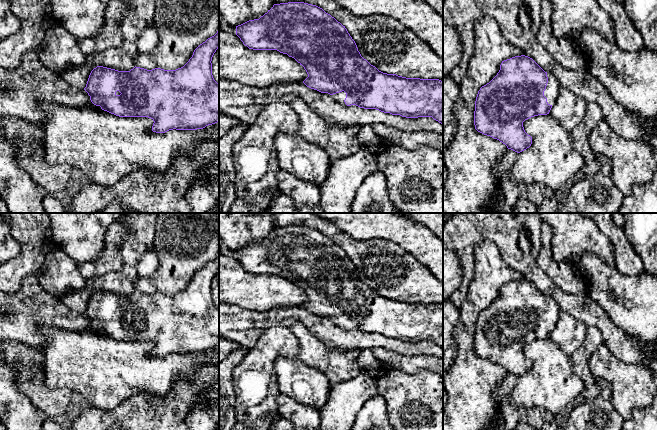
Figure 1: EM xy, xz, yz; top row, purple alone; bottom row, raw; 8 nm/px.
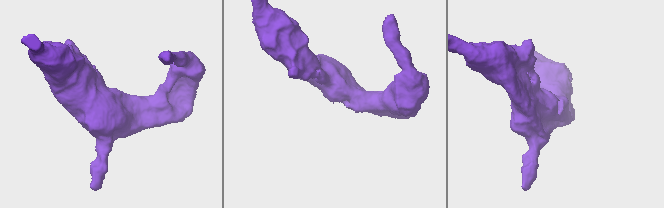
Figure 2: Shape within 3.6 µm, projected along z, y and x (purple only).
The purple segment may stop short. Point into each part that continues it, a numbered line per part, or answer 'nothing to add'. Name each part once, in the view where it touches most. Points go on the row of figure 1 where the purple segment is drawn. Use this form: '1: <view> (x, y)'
1: yz (551, 92)

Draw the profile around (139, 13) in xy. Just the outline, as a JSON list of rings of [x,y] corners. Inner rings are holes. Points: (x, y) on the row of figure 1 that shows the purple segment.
[[[122,0],[126,15],[120,21],[124,43],[103,52],[87,55],[86,62],[73,70],[65,70],[60,75],[72,88],[86,87],[91,71],[103,66],[118,71],[130,71],[135,67],[136,42],[143,30],[153,23],[155,0]]]

